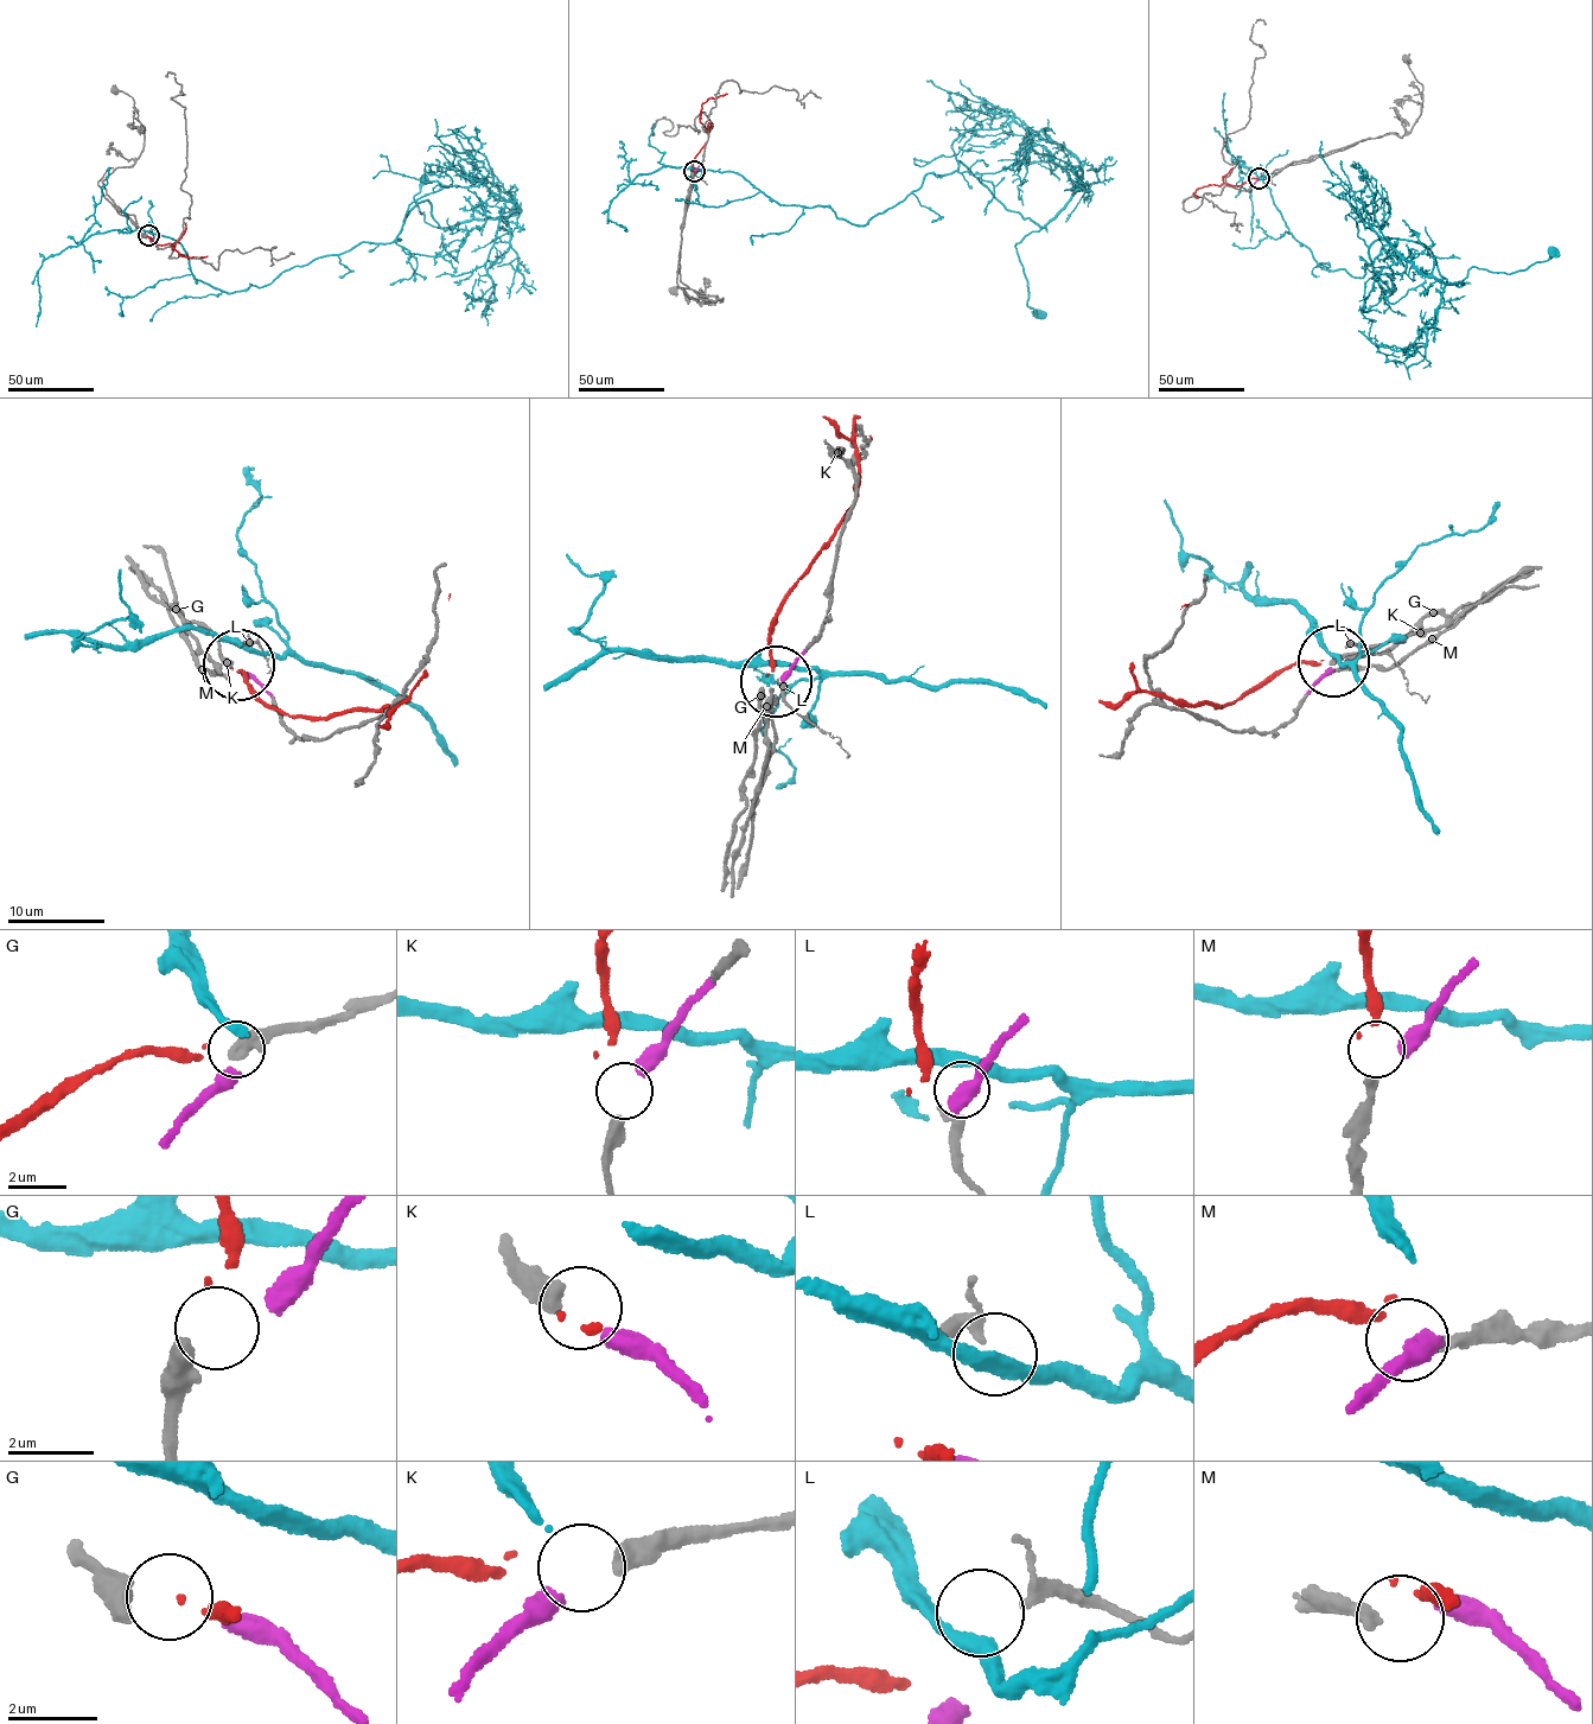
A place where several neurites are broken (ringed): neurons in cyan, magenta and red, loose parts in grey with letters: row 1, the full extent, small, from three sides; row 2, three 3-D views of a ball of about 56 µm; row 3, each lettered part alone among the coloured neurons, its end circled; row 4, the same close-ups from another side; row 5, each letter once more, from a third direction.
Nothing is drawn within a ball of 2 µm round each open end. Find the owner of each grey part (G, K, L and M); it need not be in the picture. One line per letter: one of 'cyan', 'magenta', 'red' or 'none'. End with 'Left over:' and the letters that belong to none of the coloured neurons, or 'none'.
G: red
K: magenta
L: none
M: none
Left over: L, M

